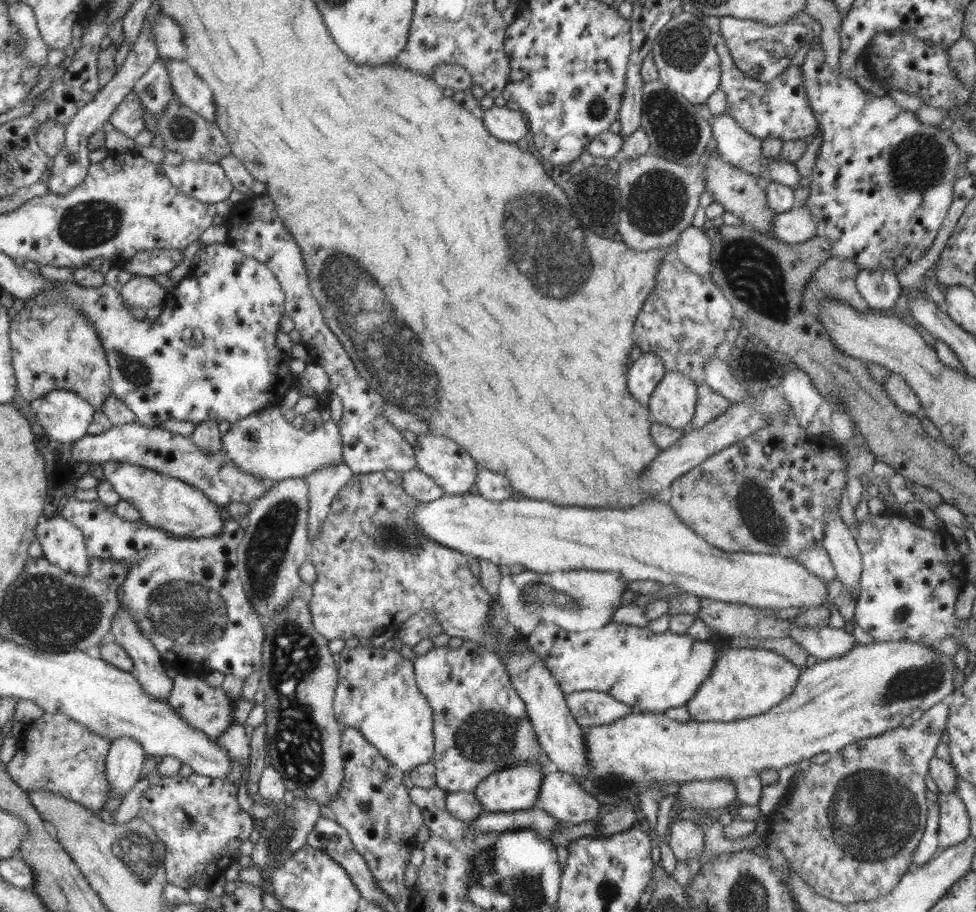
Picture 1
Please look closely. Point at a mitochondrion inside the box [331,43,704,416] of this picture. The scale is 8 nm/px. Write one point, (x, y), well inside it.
(528, 225)

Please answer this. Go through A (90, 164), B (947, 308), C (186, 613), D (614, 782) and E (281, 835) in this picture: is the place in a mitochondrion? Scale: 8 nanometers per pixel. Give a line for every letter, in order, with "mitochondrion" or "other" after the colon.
A: other
B: other
C: mitochondrion
D: mitochondrion
E: mitochondrion

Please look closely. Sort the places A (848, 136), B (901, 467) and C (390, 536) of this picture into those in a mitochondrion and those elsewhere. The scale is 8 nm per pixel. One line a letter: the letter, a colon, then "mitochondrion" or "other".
A: other
B: other
C: mitochondrion

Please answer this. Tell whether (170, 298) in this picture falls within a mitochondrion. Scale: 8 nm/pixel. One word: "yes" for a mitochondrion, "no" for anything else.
no

